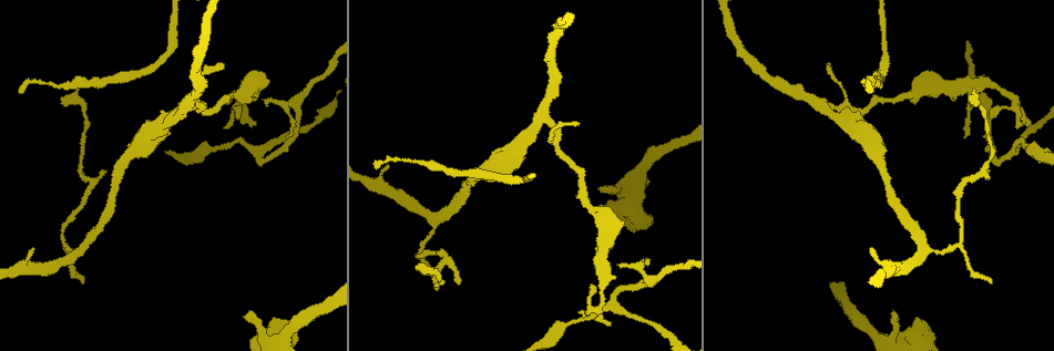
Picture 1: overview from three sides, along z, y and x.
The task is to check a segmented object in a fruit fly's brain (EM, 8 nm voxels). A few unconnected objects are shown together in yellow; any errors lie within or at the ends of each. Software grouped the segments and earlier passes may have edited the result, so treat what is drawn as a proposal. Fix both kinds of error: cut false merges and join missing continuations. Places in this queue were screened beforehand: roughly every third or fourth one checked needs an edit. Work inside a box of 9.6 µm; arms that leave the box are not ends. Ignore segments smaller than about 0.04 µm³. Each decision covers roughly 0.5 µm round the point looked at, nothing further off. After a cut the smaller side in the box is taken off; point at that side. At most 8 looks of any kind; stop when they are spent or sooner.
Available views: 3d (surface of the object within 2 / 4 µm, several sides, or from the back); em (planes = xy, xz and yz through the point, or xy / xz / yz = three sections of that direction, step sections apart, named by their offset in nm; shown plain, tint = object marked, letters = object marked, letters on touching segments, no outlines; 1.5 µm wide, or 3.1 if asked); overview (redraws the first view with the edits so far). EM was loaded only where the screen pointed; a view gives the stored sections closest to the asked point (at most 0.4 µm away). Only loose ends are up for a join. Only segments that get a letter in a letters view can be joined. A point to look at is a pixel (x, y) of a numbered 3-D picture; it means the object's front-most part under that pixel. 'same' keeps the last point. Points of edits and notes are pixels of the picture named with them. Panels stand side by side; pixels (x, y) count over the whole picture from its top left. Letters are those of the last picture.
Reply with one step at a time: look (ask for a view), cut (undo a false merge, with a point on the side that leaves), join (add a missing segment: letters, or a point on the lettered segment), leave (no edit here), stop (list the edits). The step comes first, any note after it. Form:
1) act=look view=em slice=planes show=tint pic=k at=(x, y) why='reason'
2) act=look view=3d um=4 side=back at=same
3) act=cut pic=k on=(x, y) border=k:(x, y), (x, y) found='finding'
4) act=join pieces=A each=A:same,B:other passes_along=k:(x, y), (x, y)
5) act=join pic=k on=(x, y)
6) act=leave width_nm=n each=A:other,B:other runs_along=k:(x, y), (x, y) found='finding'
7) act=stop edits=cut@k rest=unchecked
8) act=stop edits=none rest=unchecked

act=look view=em slice=planes show=letters pic=1 at=(290, 134) why='tapers out'

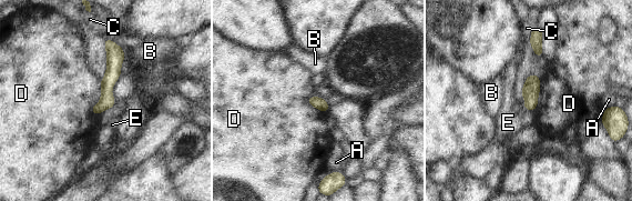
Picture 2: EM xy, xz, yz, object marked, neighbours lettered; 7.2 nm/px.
act=leave each=A:other,B:other,C:other,D:other,E:other border=2:(101, 80), (94, 114) found='no lettered segment goes on from it'

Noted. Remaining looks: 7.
act=look view=3d um=4 pic=1 at=(989, 171) why='an open end'

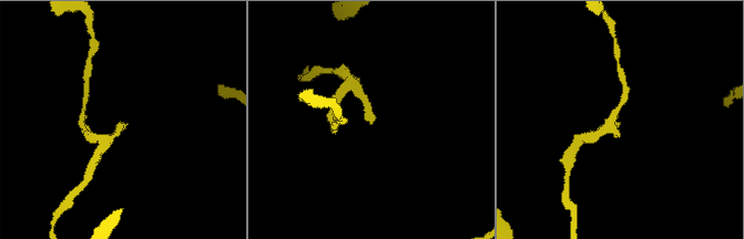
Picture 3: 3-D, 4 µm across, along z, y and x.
act=look view=em slice=planes show=letters pic=3 at=(122, 125) why='need the tissue'

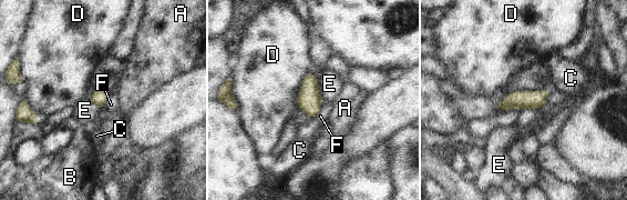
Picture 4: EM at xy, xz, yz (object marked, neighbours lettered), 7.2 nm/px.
act=leave each=A:other,B:other,C:other,D:other,E:other,F:other runs_along=4:(546, 91), (537, 99), (499, 106) found='no lettered segment goes on from it'

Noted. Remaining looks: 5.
act=look view=3d um=2 pic=1 at=(870, 91) why='branch stops here'

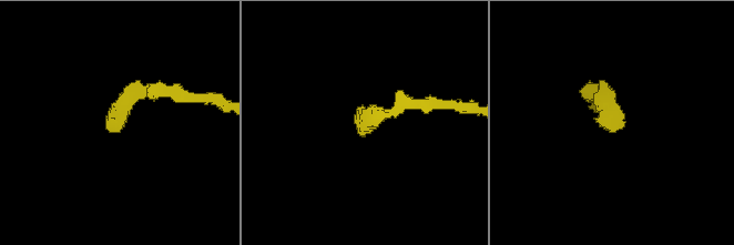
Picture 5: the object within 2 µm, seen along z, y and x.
act=look view=em slice=xy step=8 show=tint pic=5 at=(609, 131)

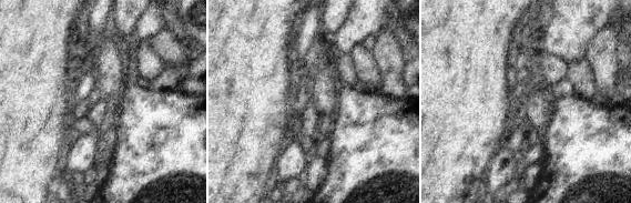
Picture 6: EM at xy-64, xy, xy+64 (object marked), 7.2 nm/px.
act=look view=em slice=xz step=8 show=letters at=same

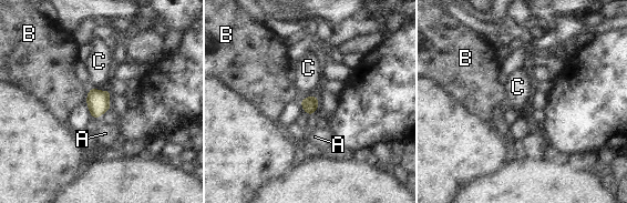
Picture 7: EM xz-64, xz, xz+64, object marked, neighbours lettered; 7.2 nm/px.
act=leave width_nm=110 each=A:other,B:other,C:other border=7:(314, 94), (299, 100) found='none of them fits'

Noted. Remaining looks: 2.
act=stop edits=none rest=unchecked

